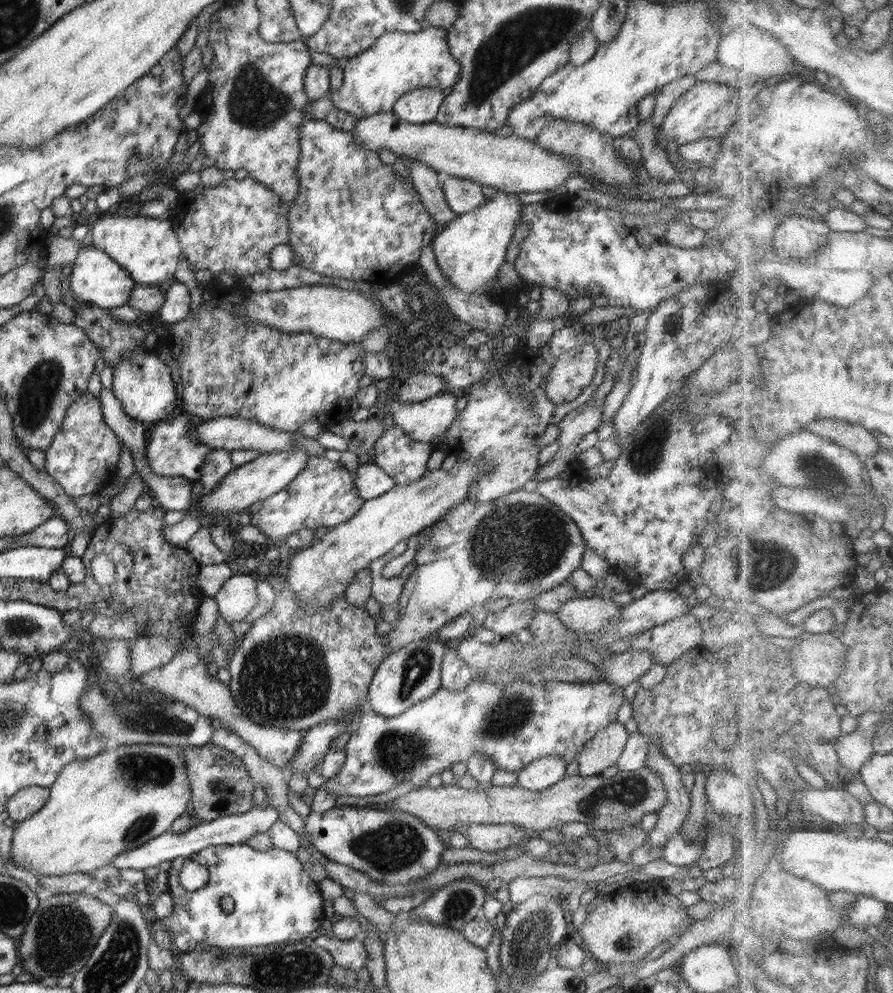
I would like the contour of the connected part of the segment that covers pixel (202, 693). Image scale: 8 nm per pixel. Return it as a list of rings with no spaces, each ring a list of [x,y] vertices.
[[[194,635],[186,640],[179,654],[176,654],[167,666],[138,676],[137,691],[143,693],[153,690],[162,693],[172,702],[182,702],[196,710],[201,716],[220,722],[223,727],[242,738],[246,744],[250,744],[258,752],[258,756],[262,756],[266,762],[272,762],[285,772],[292,758],[296,756],[296,750],[300,748],[300,742],[303,739],[301,732],[261,726],[253,722],[238,707],[230,688],[209,674],[207,666],[200,661],[193,644]]]

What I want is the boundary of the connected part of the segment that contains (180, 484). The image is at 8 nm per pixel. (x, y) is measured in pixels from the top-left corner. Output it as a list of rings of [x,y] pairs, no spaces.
[[[145,458],[133,459],[135,470],[140,474],[146,490],[154,497],[162,508],[184,512],[192,508],[193,482],[182,477],[165,477],[154,474]]]

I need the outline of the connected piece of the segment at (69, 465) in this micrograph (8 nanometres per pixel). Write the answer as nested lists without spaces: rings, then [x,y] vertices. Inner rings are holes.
[[[86,390],[72,401],[60,430],[44,452],[44,470],[55,478],[71,497],[97,494],[98,490],[103,490],[114,482],[124,446],[116,433],[105,423],[98,397]]]

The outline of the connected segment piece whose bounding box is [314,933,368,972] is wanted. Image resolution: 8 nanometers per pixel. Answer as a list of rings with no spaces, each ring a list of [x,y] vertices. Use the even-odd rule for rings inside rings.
[[[325,933],[314,940],[316,946],[328,950],[336,965],[351,971],[358,972],[362,966],[366,966],[368,958],[367,950],[362,942],[358,940],[339,940],[333,935],[325,936]]]

